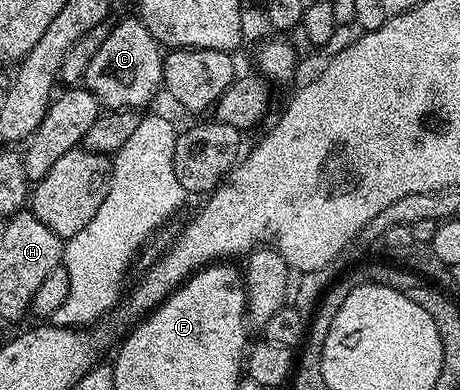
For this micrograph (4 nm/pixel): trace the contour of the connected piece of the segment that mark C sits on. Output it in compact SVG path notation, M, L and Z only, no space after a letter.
M138 17L123 18L88 64L86 89L98 100L100 107L108 111L142 111L142 106L150 107L154 103L156 94L163 86L164 57L159 43Z

